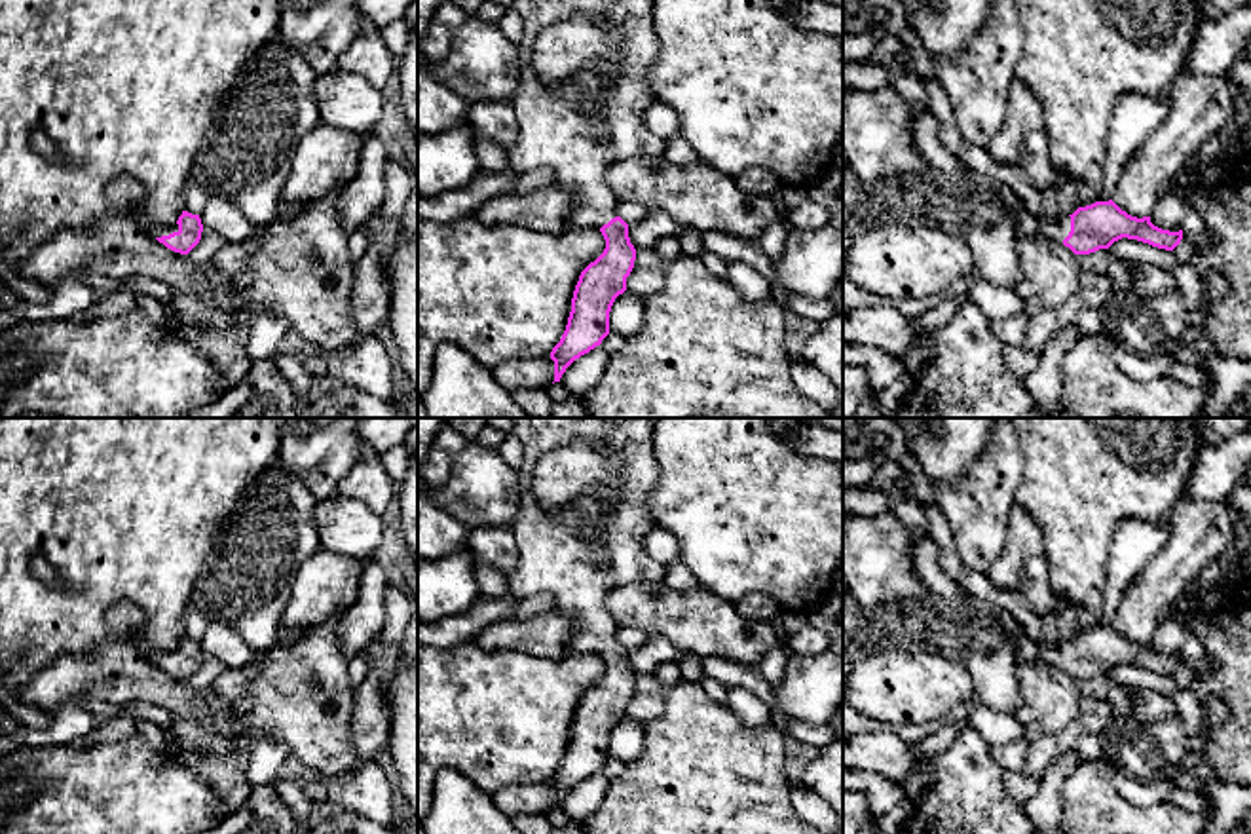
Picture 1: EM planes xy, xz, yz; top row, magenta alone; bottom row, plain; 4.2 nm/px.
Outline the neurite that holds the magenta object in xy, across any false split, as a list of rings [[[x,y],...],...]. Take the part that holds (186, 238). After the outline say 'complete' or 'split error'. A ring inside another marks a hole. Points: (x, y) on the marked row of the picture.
[[[182,211],[178,220],[171,226],[161,226],[142,213],[135,213],[133,220],[146,228],[167,249],[180,255],[188,255],[199,243],[203,232],[199,215],[192,215],[188,211]]]; split error

